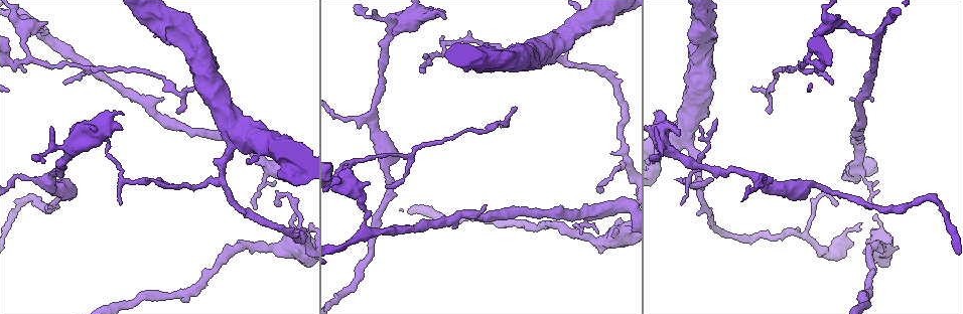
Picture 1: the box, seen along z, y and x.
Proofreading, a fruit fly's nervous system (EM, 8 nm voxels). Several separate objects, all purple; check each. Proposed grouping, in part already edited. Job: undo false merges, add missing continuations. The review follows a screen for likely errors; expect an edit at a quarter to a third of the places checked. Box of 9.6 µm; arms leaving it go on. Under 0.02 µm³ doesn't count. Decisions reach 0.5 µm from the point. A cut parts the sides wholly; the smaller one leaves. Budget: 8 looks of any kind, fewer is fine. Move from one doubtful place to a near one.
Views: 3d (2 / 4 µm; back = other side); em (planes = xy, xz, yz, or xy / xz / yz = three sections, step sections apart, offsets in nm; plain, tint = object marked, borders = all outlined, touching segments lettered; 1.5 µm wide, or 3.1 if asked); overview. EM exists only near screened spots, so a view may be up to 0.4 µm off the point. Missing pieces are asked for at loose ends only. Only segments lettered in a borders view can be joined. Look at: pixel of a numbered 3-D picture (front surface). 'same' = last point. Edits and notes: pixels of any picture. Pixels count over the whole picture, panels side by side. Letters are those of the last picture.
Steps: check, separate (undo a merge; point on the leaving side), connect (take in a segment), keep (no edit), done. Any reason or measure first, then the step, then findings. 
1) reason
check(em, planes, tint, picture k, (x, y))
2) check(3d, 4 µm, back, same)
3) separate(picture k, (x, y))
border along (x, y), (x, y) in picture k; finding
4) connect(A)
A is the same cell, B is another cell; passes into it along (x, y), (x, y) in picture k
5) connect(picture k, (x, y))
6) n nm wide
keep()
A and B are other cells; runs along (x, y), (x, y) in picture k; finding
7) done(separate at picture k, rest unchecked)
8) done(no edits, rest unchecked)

abrupt turn
check(3d, 2 µm, picture 1, (804, 234))

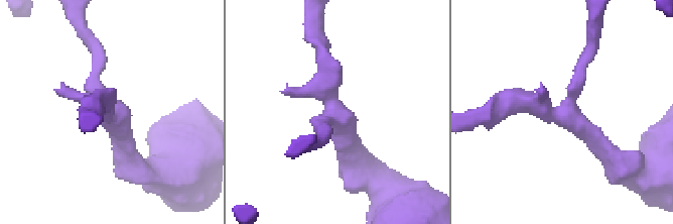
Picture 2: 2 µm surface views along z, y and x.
3 arms
check(em, planes, borders, picture 2, (333, 111))

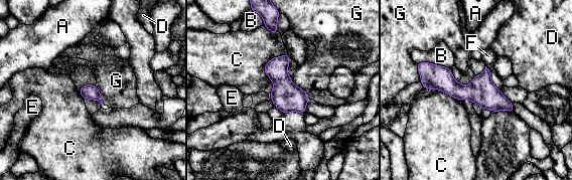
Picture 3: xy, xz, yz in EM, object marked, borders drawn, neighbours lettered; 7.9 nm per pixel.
keep()
A, B, C, D, E, F and G are other cells; runs along (420, 68), (511, 109) in picture 3; one cell here

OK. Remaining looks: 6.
stops while still wide
check(em, planes, borders, picture 1, (571, 34))

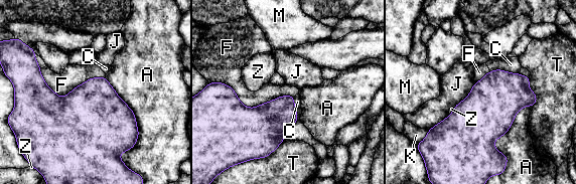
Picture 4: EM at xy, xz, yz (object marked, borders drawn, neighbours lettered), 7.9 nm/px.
keep()
A, C, F, J, K, M, T and Z are other cells; border along (475, 82), (471, 90), (455, 106) in picture 4; no lettered segment goes on from it

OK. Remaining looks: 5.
a fork
check(em, planes, borders, picture 1, (221, 178))

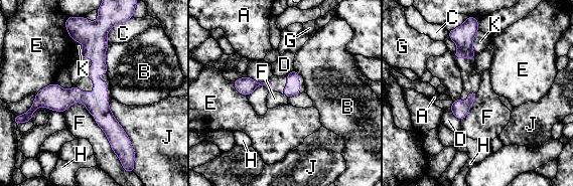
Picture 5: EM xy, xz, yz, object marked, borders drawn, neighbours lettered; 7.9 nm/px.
70 nm wide
keep()
A, B, C, D, E, F, G, H, J and K are other cells; border along (94, 120), (118, 156) in picture 5; continuous, no second cell

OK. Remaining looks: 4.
done(no edits, rest unchecked)

